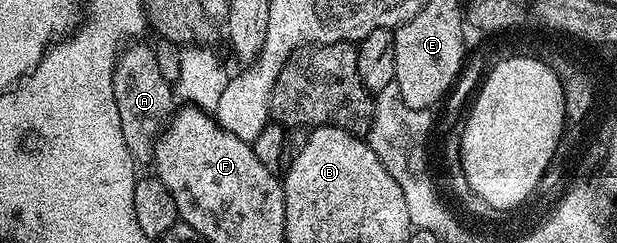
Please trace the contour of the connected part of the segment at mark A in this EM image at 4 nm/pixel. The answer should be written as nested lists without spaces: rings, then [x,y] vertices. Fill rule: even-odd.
[[[144,42],[129,43],[116,57],[112,75],[112,93],[118,106],[118,118],[126,150],[130,150],[137,165],[144,166],[153,163],[152,155],[158,138],[174,115],[174,107],[172,108],[174,88],[158,71],[158,58],[153,45],[140,43]]]

